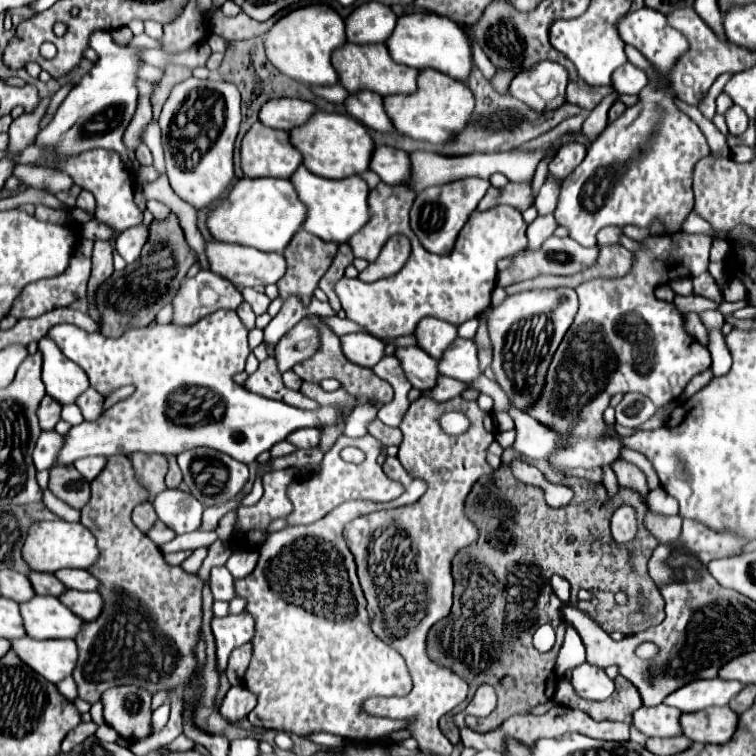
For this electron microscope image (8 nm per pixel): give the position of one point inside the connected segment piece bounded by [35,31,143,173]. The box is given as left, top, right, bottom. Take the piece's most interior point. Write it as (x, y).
(96, 113)

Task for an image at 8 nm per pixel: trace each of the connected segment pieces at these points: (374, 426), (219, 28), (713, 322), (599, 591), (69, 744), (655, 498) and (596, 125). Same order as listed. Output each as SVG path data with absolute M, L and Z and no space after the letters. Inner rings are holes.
M375 419L375 421L369 425L369 433L371 433L375 439L379 439L385 447L389 447L389 445L401 445L401 439L403 439L399 428L387 427L387 425L383 425L379 419Z
M215 11L211 19L211 31L215 35L225 37L227 41L239 41L239 39L253 39L259 35L265 35L275 25L275 19L269 19L265 23L259 23L251 19L247 13L239 13L235 17L225 17L221 11Z
M701 311L701 313L699 313L699 317L701 317L703 325L705 325L705 327L709 327L709 329L723 327L723 323L725 323L725 317L723 317L719 311Z
M505 449L501 467L493 475L479 479L471 489L471 497L467 497L467 515L477 525L479 539L455 555L455 603L451 615L435 623L427 637L431 659L463 675L473 693L485 683L495 687L497 707L493 713L485 719L465 717L465 725L479 733L493 731L511 715L529 715L533 707L549 703L555 695L555 655L563 645L567 623L561 615L563 603L549 585L553 575L563 575L571 583L571 603L583 611L597 611L597 623L609 633L621 631L623 635L635 635L665 619L665 601L647 573L647 561L659 541L643 523L647 513L643 497L637 491L621 487L617 497L609 499L603 485L579 477L555 475L545 461L535 461L533 465L545 471L547 481L567 485L575 491L567 507L553 509L545 503L541 487L515 479L511 473L513 459L521 459L521 455ZM621 505L631 505L637 511L639 531L631 543L617 543L609 531L611 515ZM579 589L587 589L593 595L591 601L585 601L585 607L577 599ZM619 589L629 595L625 607L615 603ZM639 597L649 601L647 613L651 619L633 627L627 623L627 617L631 611L641 609ZM543 623L553 625L557 633L557 643L549 653L539 653L531 643L535 629ZM505 675L515 679L515 689L507 693L499 687Z
M83 723L83 725L77 725L73 731L69 731L69 735L65 737L65 741L63 741L63 745L61 745L61 753L69 753L75 745L79 745L79 743L83 743L89 735L93 735L97 731L97 725L93 725L93 723Z
M657 487L653 491L649 491L647 495L647 503L649 503L649 509L655 513L655 515L677 515L679 513L679 505L675 503L675 499L671 499L663 487Z
M611 93L611 95L607 95L591 113L589 113L589 117L585 119L585 123L583 123L583 131L591 131L591 135L599 135L605 127L607 127L607 111L609 111L609 107L617 101L617 93Z

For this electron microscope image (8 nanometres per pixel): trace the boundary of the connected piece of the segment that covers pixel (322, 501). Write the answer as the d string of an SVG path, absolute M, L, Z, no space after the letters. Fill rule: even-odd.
M371 435L351 439L351 437L339 437L337 443L325 453L321 461L319 473L311 477L299 477L287 487L287 497L293 503L293 511L287 515L287 525L311 525L319 519L323 519L329 511L333 511L337 505L351 501L351 499L363 499L363 501L393 501L397 499L405 489L399 481L393 481L385 475L381 465L377 463L381 451L381 443L375 441ZM347 445L359 447L365 453L365 461L355 465L355 463L345 463L339 457L339 451Z

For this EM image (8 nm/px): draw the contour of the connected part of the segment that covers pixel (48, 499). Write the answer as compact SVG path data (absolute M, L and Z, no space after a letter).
M49 489L43 491L43 503L45 503L55 515L59 515L59 517L65 519L65 521L79 521L79 519L81 519L81 513L79 513L77 509L69 507L69 505L63 503L61 499L57 499Z

